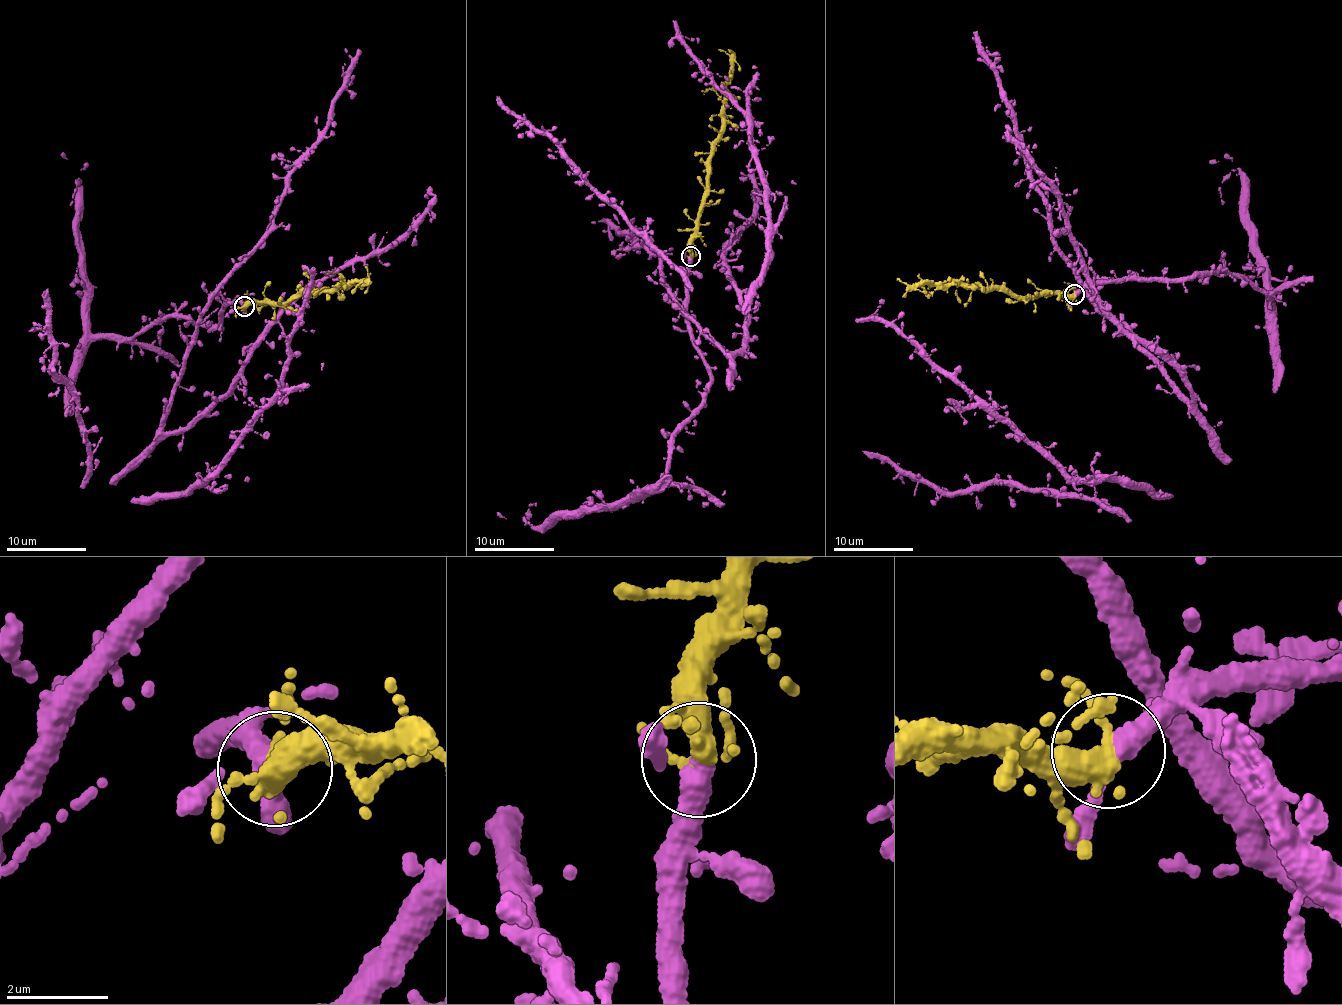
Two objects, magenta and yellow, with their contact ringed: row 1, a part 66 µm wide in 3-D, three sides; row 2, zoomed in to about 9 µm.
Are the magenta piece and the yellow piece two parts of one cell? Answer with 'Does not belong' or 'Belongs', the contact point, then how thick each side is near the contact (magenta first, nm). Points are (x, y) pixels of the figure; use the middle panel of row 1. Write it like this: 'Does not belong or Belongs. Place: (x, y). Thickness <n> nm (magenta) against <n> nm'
Belongs. Place: (691, 256). Thickness 300 nm (magenta) against 360 nm

